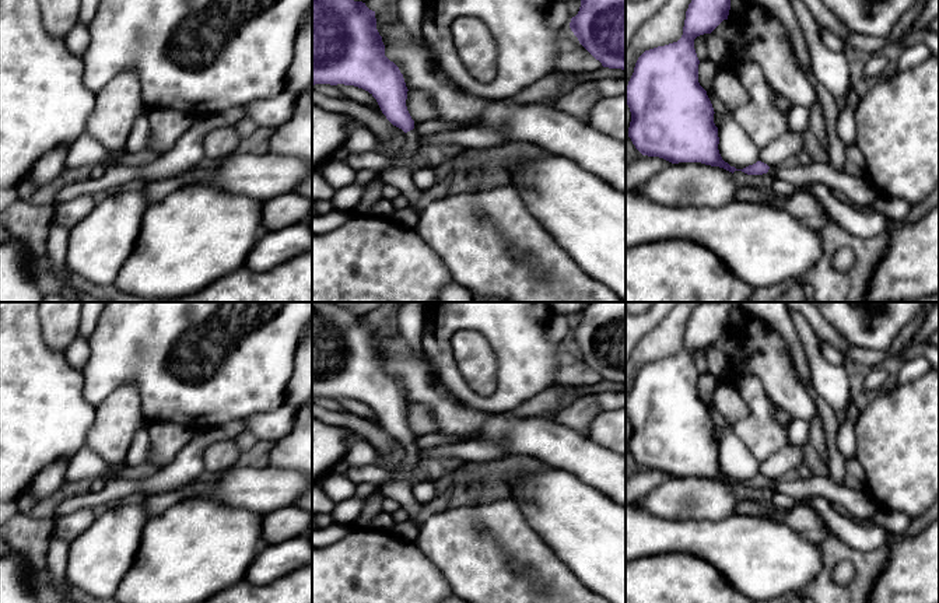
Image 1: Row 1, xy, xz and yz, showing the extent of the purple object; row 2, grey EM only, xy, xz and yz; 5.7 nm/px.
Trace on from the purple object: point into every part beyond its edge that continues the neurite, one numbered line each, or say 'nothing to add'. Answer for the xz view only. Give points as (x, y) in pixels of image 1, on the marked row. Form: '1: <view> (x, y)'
1: xz (400, 174)

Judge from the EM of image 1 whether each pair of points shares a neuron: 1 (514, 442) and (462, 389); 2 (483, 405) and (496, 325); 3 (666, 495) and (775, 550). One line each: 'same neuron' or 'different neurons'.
1: different neurons
2: same neuron
3: different neurons

